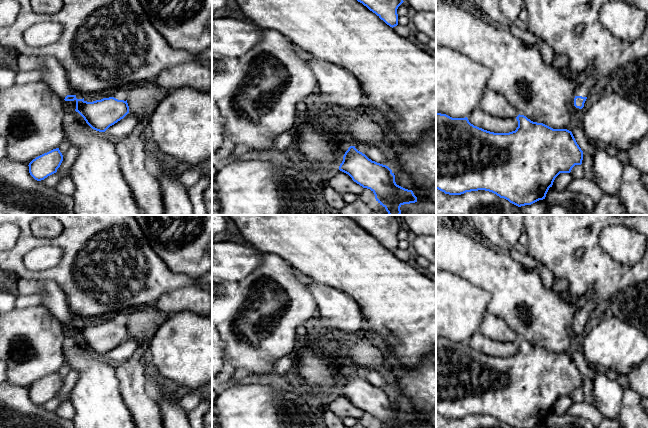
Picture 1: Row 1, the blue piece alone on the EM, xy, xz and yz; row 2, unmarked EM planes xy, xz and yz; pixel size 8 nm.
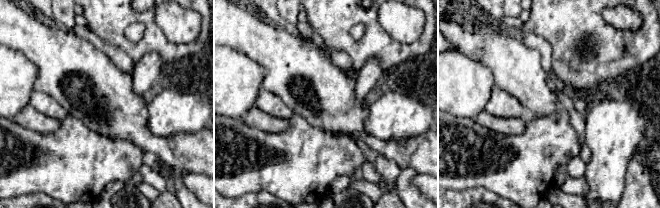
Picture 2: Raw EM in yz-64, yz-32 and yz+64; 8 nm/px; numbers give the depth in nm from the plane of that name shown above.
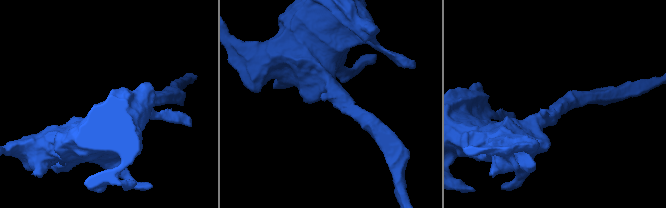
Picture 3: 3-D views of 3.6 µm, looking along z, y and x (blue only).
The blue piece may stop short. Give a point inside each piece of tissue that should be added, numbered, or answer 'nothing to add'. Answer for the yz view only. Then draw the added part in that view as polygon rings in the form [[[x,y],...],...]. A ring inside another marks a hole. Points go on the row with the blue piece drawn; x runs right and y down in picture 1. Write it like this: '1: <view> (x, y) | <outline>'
1: yz (592, 80) | [[[595,67],[589,69],[585,76],[578,81],[575,96],[587,97],[592,91],[599,88],[603,79],[597,73]]]

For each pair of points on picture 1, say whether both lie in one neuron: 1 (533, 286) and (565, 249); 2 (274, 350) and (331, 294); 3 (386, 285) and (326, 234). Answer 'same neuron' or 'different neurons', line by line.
1: different neurons
2: different neurons
3: same neuron

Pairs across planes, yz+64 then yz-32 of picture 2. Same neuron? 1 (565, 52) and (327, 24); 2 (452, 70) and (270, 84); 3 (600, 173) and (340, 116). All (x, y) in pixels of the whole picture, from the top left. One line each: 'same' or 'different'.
1: same
2: different
3: different

